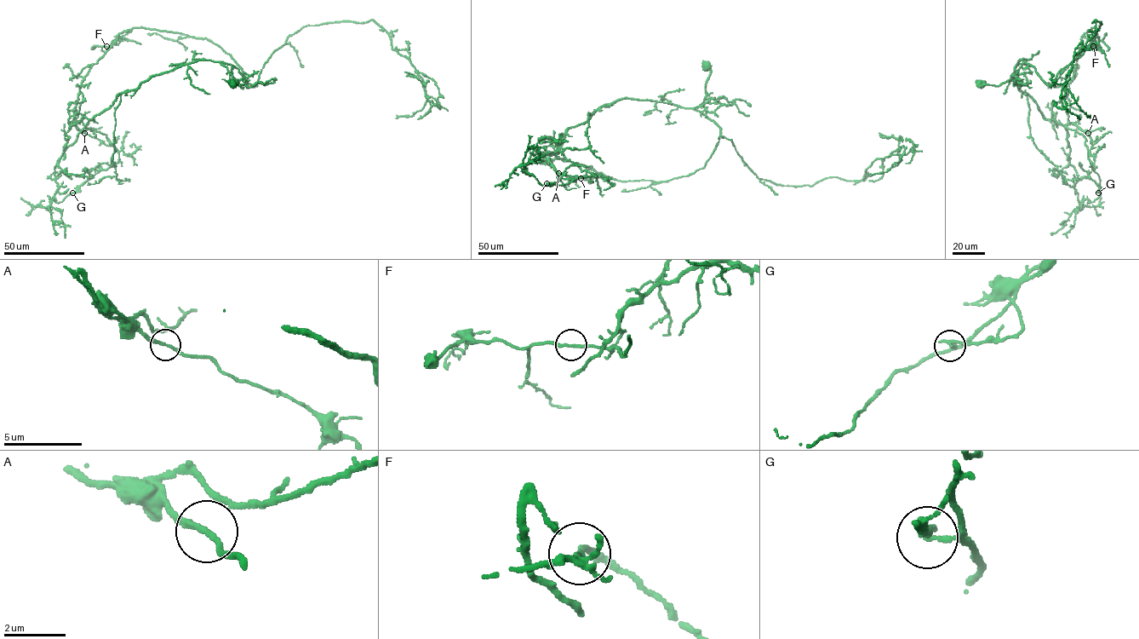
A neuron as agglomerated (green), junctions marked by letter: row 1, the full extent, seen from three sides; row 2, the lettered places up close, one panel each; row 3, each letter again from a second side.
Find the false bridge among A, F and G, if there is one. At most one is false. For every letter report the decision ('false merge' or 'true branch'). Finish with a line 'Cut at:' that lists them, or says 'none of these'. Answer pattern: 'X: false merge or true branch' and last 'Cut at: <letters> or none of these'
A: true branch
F: true branch
G: false merge
Cut at: G

